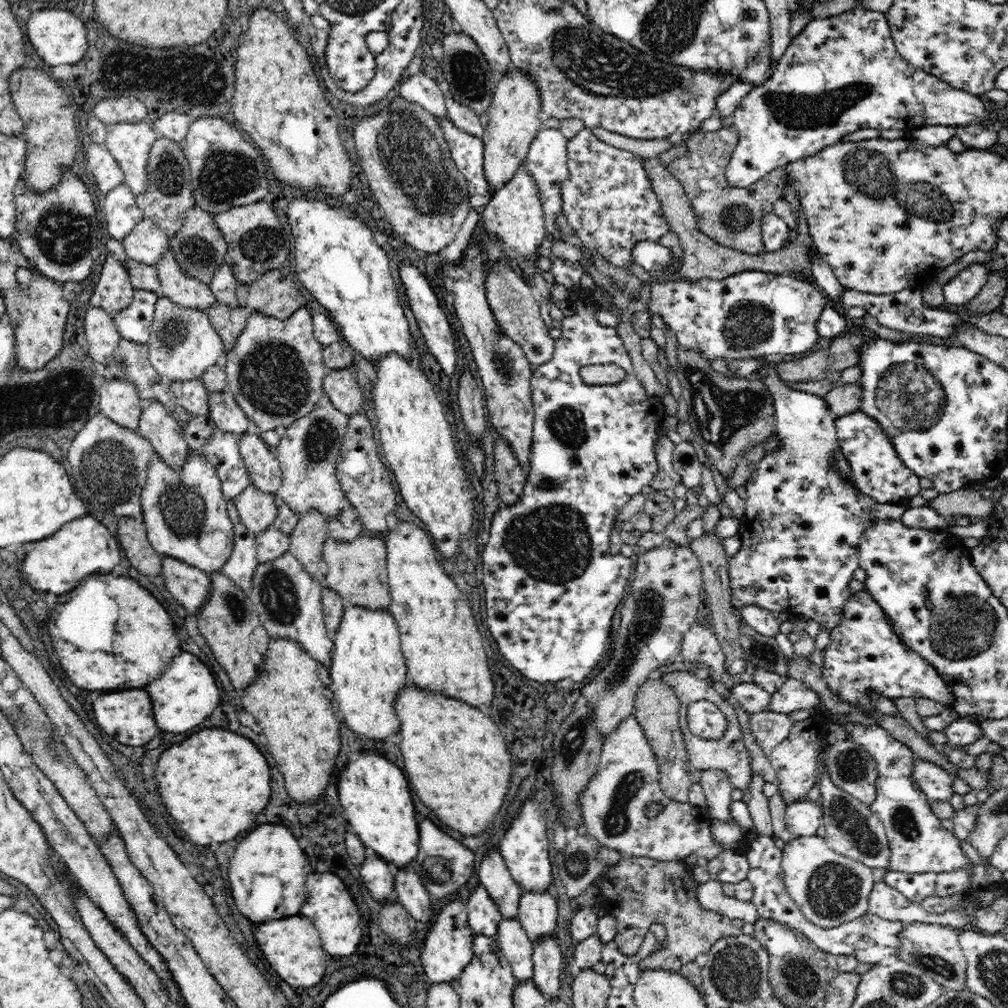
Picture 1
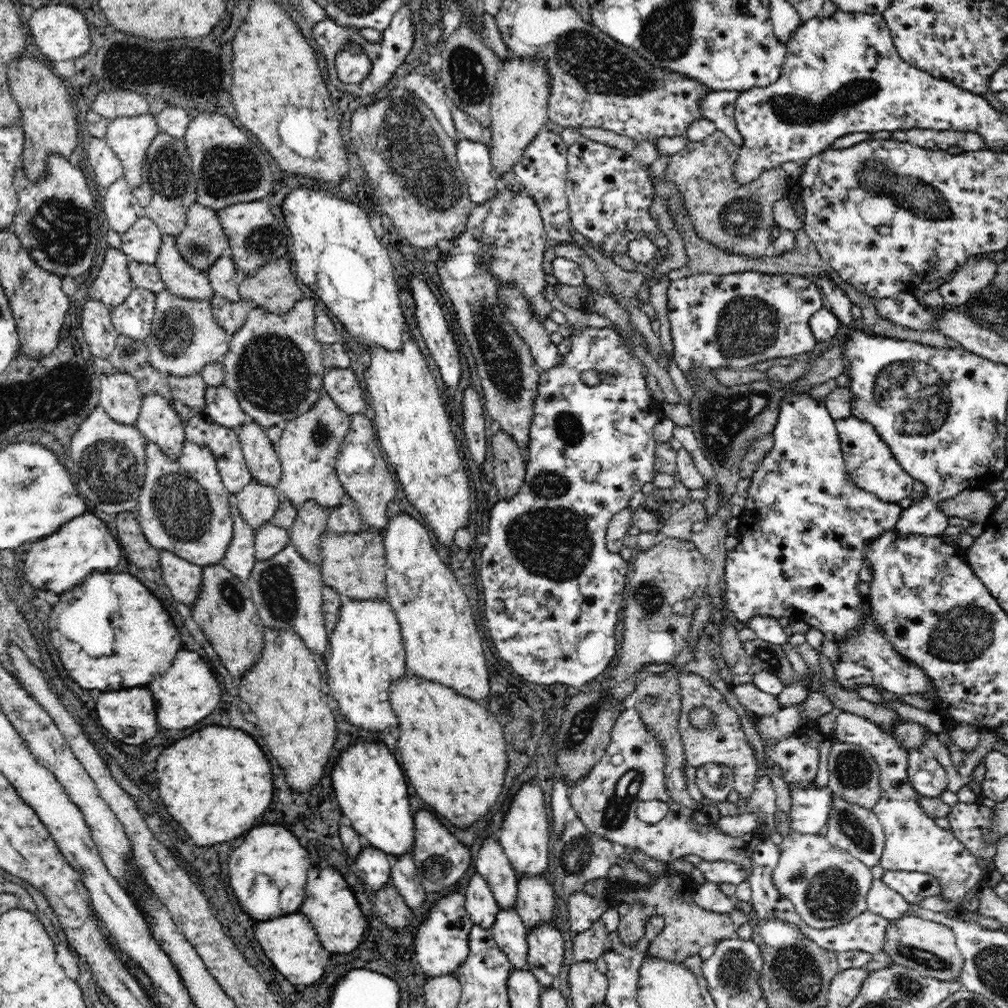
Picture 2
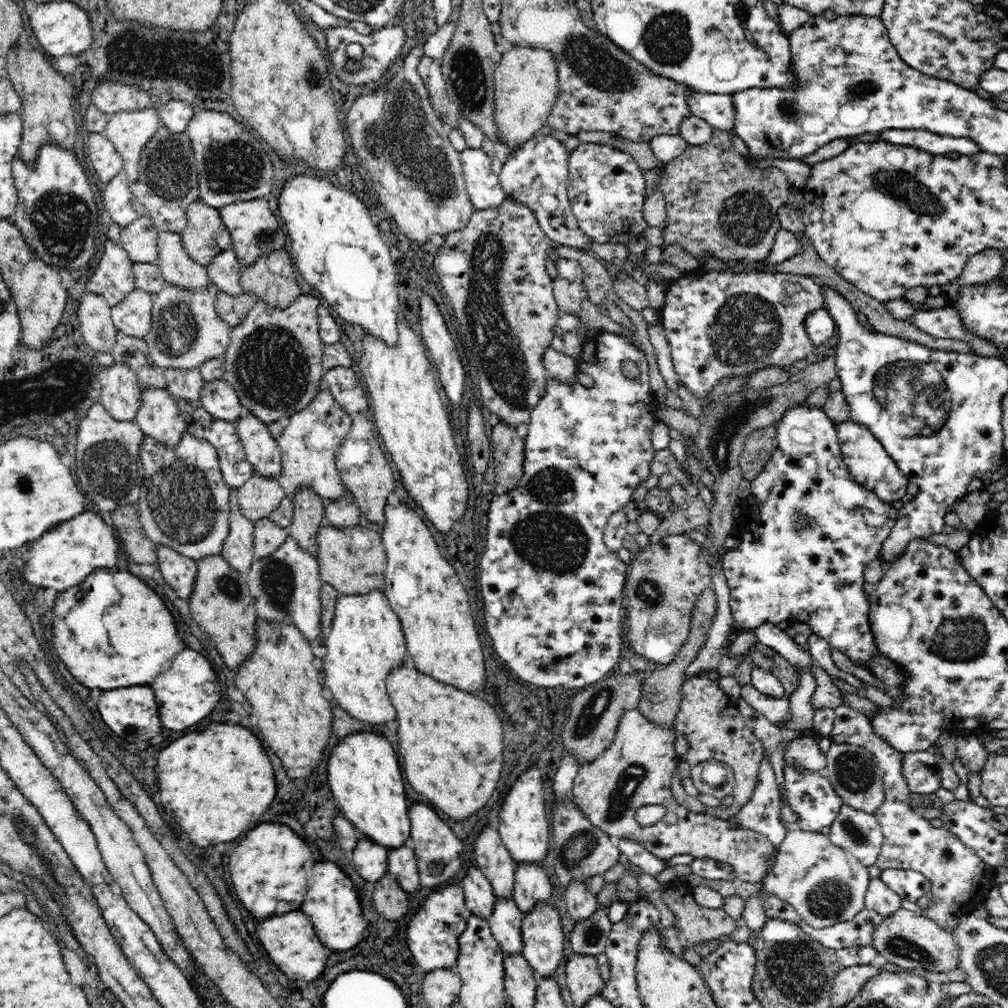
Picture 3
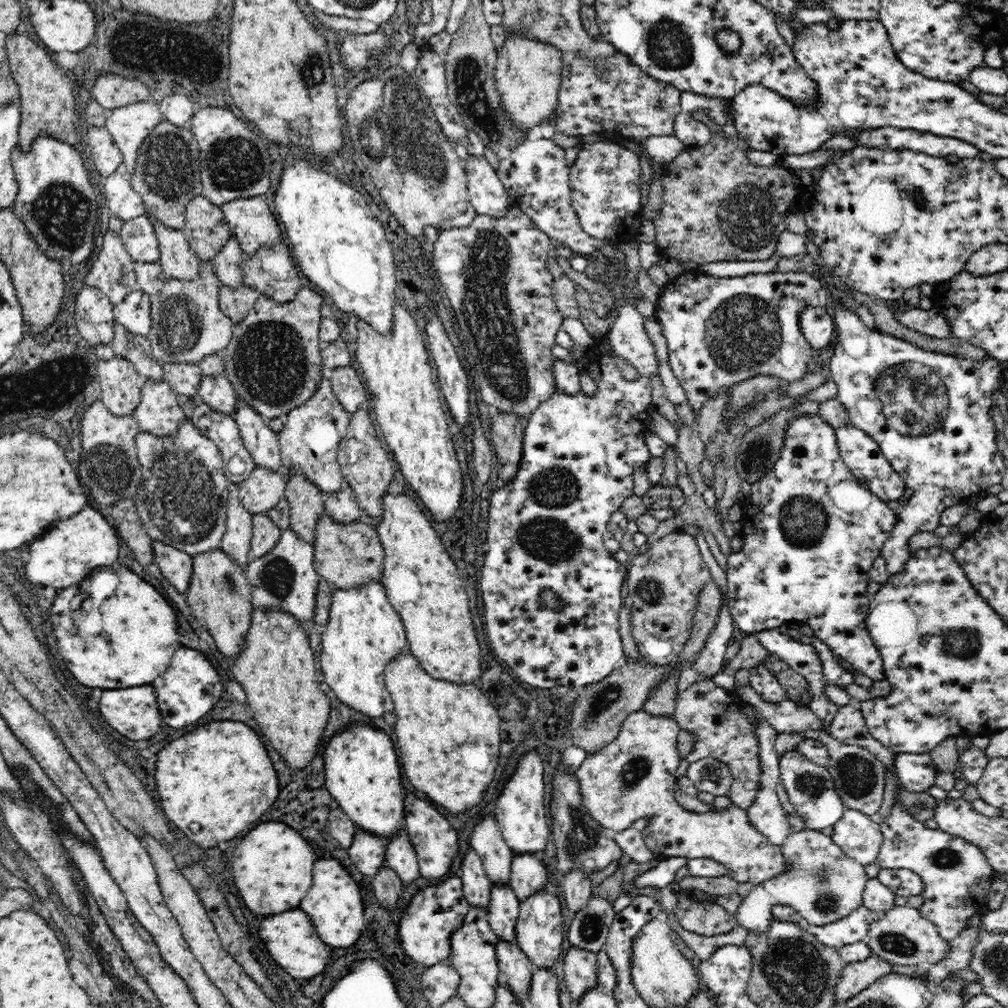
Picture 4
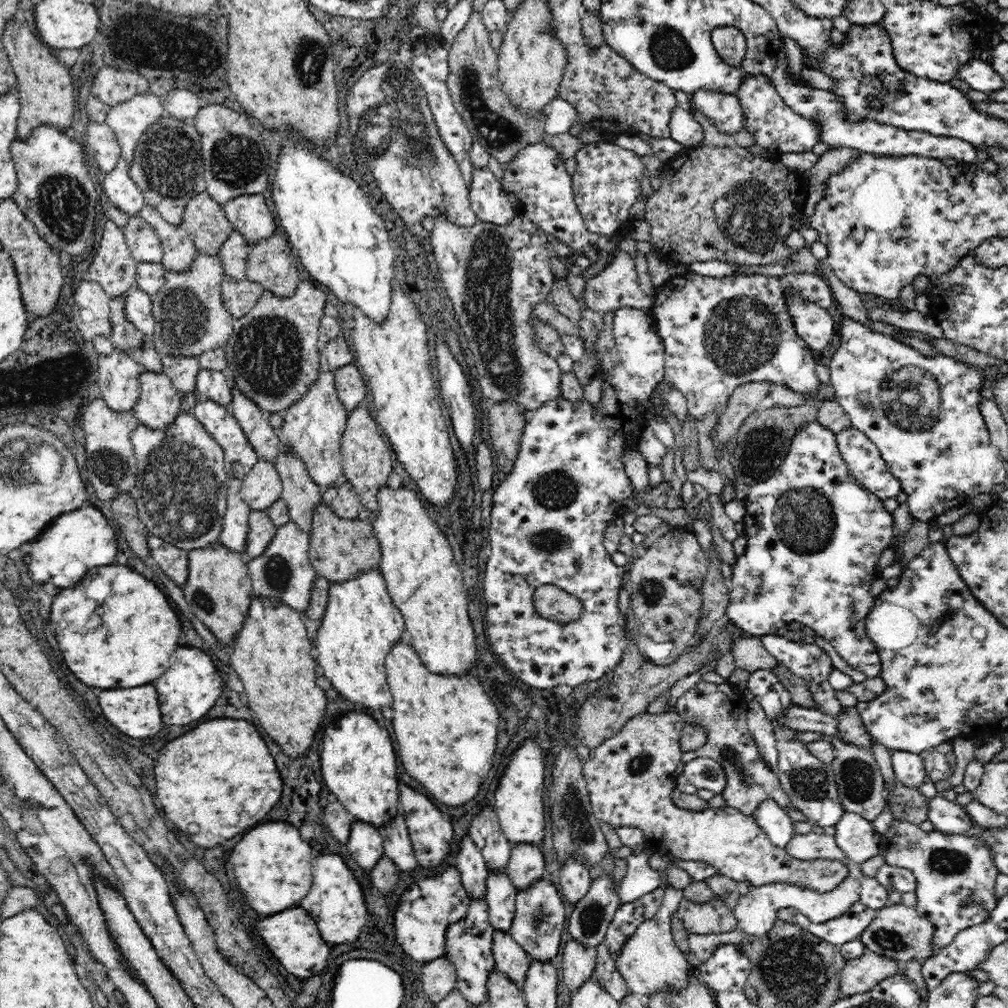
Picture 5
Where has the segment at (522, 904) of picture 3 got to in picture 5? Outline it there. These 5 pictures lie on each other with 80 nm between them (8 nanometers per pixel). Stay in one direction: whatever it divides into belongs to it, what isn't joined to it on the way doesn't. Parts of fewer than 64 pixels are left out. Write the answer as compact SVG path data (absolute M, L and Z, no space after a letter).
M528 843L512 845L505 872L512 879L516 890L521 891L543 876L547 876L544 870L544 854L538 845Z

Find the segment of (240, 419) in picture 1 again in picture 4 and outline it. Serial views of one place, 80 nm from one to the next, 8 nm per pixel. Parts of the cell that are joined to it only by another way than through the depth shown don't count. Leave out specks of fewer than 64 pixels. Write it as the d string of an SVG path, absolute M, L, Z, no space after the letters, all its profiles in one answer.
M222 373L202 375L197 394L214 411L230 416L239 404L239 397L234 385Z

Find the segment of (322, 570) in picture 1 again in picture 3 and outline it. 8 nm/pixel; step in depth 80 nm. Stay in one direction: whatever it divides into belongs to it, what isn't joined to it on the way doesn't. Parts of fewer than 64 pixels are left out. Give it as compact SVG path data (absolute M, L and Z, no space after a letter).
M312 489L302 490L291 499L294 514L288 534L303 550L316 557L318 529L325 523L326 502Z

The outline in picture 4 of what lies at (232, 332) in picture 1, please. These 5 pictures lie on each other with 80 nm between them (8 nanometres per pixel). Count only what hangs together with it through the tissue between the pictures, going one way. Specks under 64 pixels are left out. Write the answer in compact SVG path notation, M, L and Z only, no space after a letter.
M221 285L218 305L220 305L220 311L226 317L230 318L234 323L239 323L246 318L250 309L254 308L254 304L256 304L260 295L261 292L258 289L250 286L242 285L238 288L230 288L226 285Z

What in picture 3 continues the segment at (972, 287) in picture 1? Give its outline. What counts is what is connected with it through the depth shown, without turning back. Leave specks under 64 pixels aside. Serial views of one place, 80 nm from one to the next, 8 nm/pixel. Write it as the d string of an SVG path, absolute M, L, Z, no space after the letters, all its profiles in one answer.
M985 248L984 251L977 252L968 259L958 278L940 286L940 296L948 300L948 303L953 302L954 304L964 287L987 283L994 277L998 277L1004 266L1004 256L1001 250Z

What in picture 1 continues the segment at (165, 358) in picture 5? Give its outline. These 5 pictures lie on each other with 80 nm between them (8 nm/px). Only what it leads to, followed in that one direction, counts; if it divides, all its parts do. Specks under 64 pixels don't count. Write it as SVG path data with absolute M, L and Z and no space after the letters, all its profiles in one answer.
M200 378L171 383L177 404L183 406L192 416L209 414L209 392Z

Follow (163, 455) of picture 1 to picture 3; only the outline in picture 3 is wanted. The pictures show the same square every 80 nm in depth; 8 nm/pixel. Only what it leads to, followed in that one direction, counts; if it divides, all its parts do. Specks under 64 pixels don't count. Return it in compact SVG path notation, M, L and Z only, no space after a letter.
M144 387L141 405L134 420L142 432L174 448L187 430L187 423L176 405L176 398L166 389Z

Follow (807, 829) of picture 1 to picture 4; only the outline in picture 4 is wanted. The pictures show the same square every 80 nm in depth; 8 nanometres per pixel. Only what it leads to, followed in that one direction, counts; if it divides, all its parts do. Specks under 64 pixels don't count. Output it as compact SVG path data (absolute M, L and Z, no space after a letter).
M792 749L779 757L779 777L790 802L808 829L822 831L828 826L834 826L842 818L846 808L836 793L827 766L822 767L802 756L802 753L796 752L796 749Z

